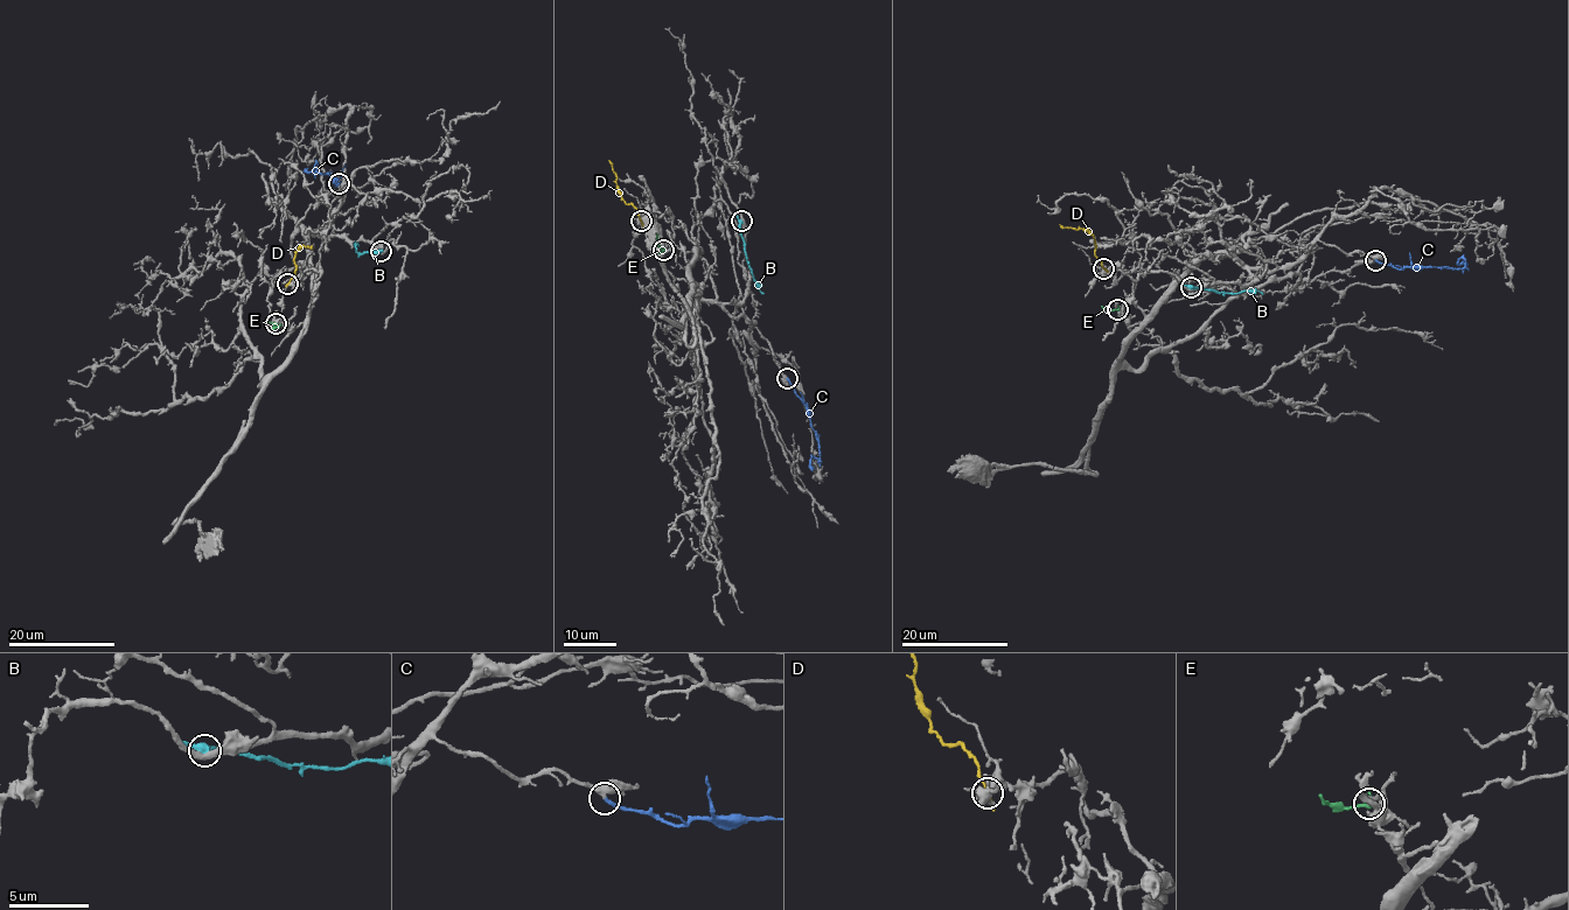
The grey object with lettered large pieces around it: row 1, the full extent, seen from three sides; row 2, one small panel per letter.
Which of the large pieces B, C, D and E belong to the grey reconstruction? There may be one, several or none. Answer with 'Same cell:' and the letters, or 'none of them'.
Same cell: C, E

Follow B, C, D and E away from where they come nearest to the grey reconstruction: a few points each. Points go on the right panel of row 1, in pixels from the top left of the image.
B: (1191, 287), (1262, 294)
C: (1375, 260), (1400, 270), (1464, 267), (1465, 260), (1461, 258), (1458, 264), (1468, 265)
D: (1103, 268), (1094, 253), (1093, 236), (1059, 224)
E: (1118, 309), (1104, 309), (1101, 306)

